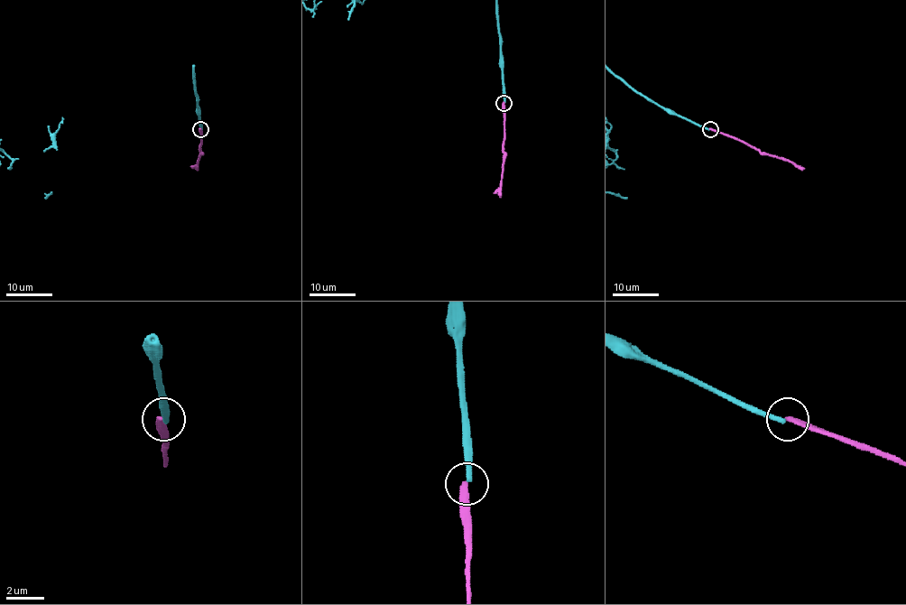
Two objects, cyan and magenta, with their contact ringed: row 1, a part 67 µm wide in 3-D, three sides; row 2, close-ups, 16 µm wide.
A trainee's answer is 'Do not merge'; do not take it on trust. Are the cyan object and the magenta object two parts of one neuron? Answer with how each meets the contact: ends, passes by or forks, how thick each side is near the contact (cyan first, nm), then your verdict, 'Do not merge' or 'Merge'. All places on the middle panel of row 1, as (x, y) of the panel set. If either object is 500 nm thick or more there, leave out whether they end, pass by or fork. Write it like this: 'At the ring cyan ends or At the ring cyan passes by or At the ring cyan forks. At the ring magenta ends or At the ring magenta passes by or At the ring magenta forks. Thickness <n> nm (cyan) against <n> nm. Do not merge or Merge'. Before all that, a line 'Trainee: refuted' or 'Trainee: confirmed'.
Trainee: confirmed
At the ring cyan ends. At the ring magenta ends. Thickness 280 nm (cyan) against 300 nm. Do not merge

